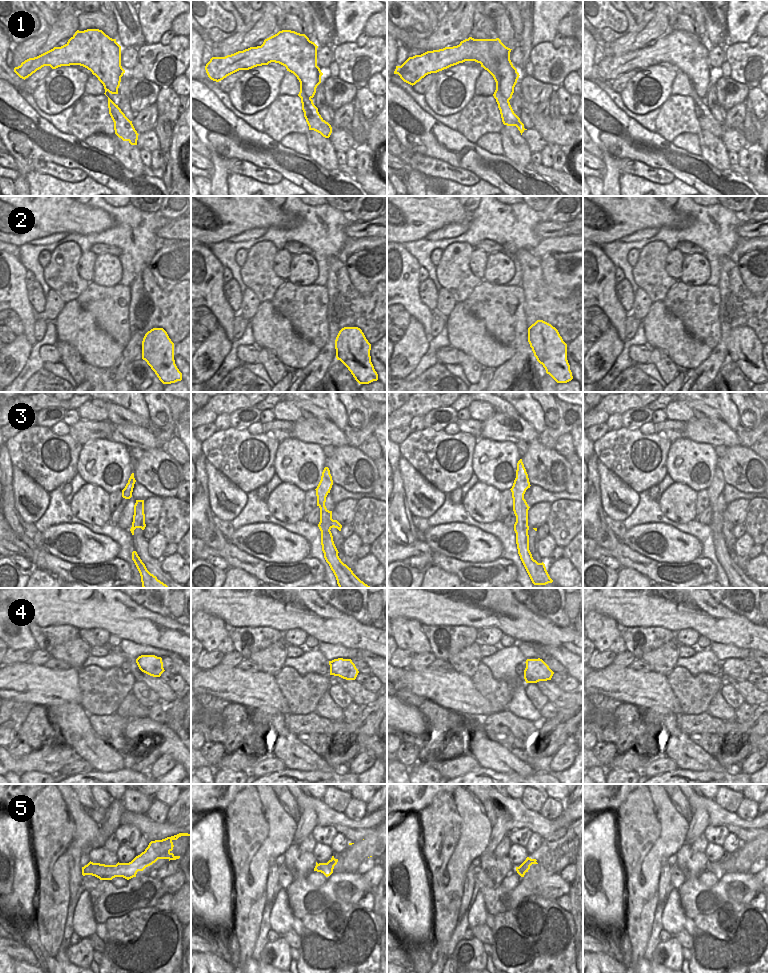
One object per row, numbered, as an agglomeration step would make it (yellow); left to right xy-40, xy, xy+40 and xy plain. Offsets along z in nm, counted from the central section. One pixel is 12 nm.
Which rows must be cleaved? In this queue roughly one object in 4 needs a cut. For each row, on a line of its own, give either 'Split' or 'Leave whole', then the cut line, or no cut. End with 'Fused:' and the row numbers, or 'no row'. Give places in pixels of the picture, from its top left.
1: Split. Split along xy+40 (497, 82), (500, 93), (508, 100)
2: Leave whole. No split
3: Split. Split along xy (331, 519), (332, 527)
4: Leave whole. No split
5: Split. Split along xy (330, 860), (330, 868), (332, 870)
Fused: 1, 3, 5.

